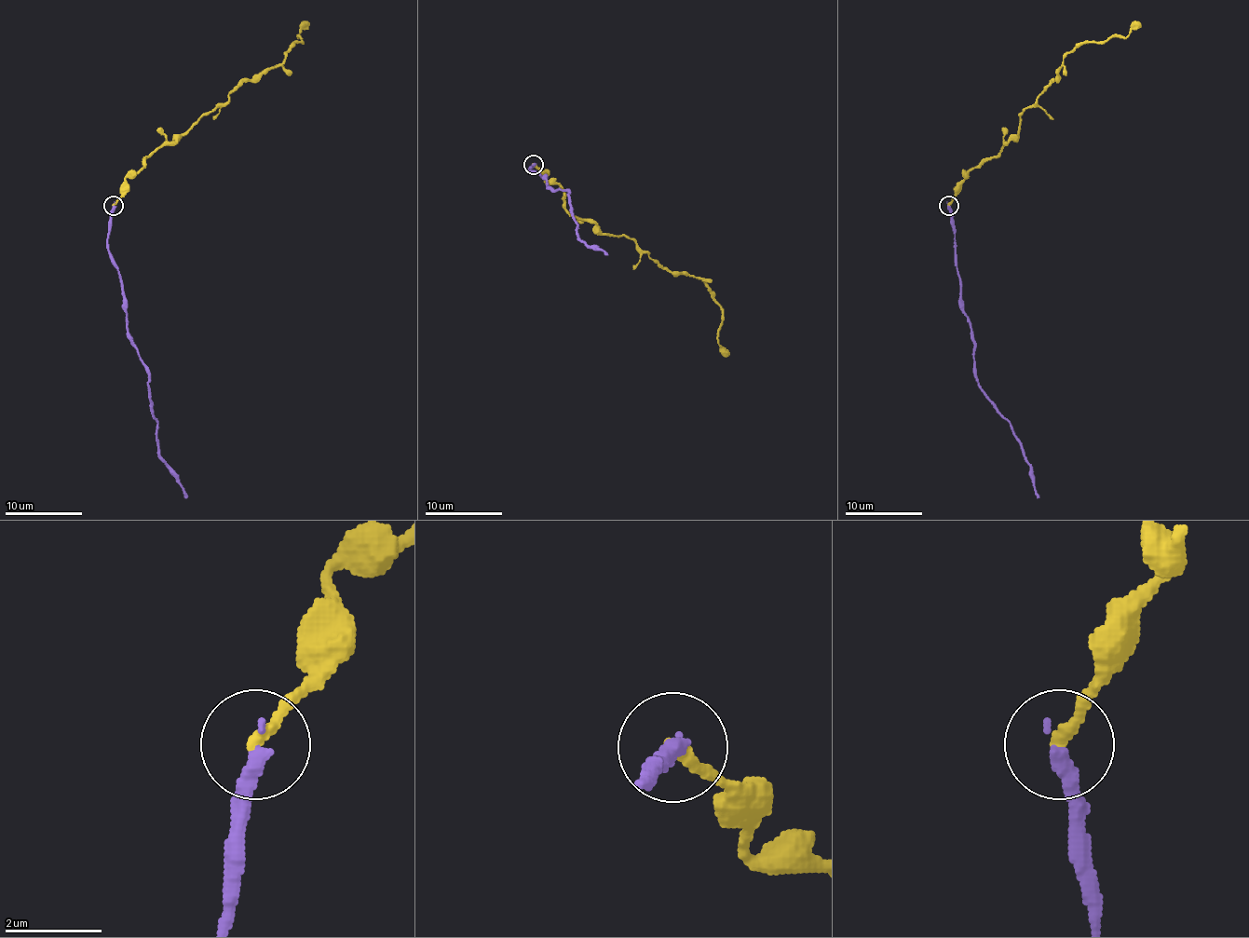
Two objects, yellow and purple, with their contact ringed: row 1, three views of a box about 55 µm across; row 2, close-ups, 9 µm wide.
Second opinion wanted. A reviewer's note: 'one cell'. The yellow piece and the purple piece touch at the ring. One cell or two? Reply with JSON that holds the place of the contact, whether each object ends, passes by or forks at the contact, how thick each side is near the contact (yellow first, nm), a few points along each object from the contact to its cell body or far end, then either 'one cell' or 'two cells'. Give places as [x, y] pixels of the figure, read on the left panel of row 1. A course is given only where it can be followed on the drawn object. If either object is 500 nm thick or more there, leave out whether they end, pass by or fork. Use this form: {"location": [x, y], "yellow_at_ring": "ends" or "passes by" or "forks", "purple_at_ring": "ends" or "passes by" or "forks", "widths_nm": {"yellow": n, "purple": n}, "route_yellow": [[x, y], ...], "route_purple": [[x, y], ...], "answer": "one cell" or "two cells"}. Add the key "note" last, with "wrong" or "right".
{"location": [114, 205], "yellow_at_ring": "ends", "purple_at_ring": "ends", "widths_nm": {"yellow": 240, "purple": 360}, "route_yellow": [[114, 205], [142, 160], [171, 144], [246, 80], [284, 60], [302, 42], [305, 20]], "route_purple": [[114, 205], [108, 253], [121, 284], [128, 338], [144, 368], [158, 455], [187, 497]], "answer": "two cells", "note": "wrong"}

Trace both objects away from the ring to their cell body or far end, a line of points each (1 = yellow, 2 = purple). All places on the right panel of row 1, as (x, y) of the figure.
1: (948, 205), (966, 175), (1018, 133), (1020, 114), (1054, 78), (1063, 60), (1082, 44), (1126, 36), (1138, 20)
2: (948, 205), (954, 232), (954, 253), (962, 284), (962, 311), (970, 323), (977, 385), (1011, 424), (1039, 497)

